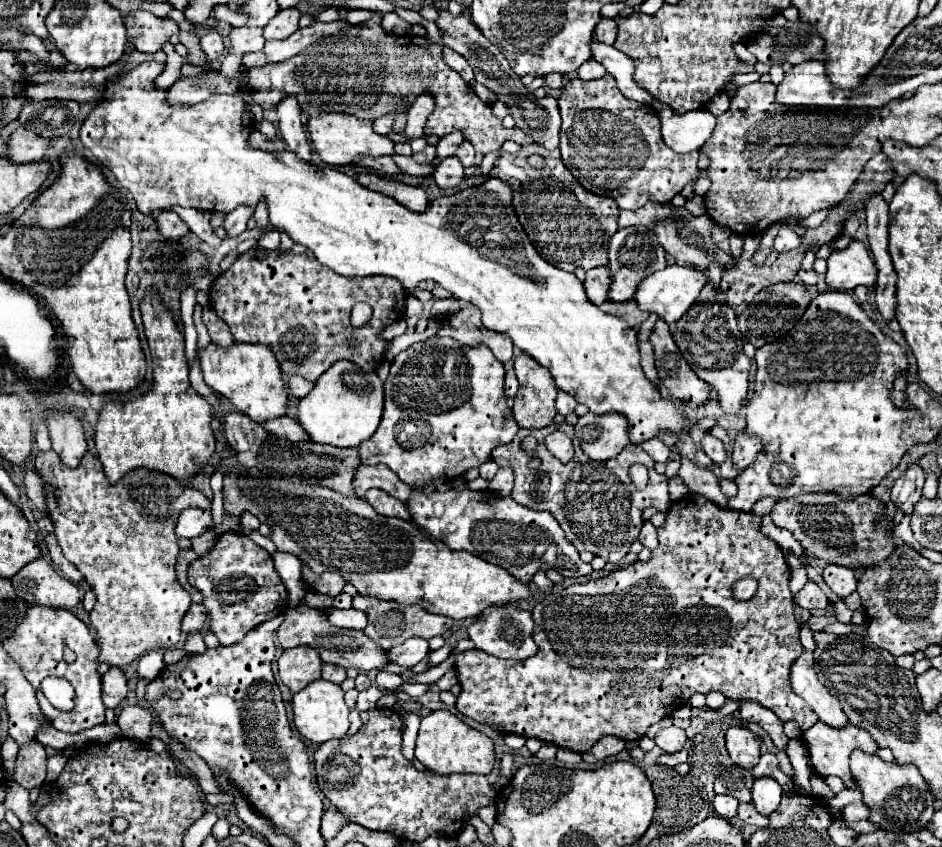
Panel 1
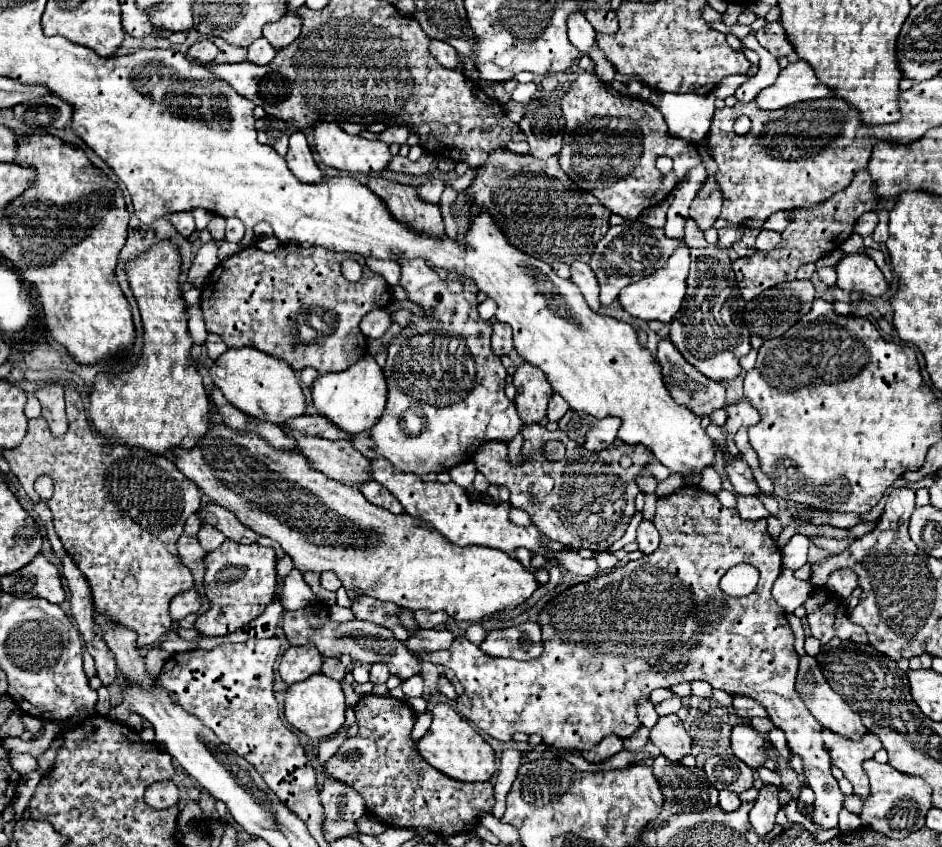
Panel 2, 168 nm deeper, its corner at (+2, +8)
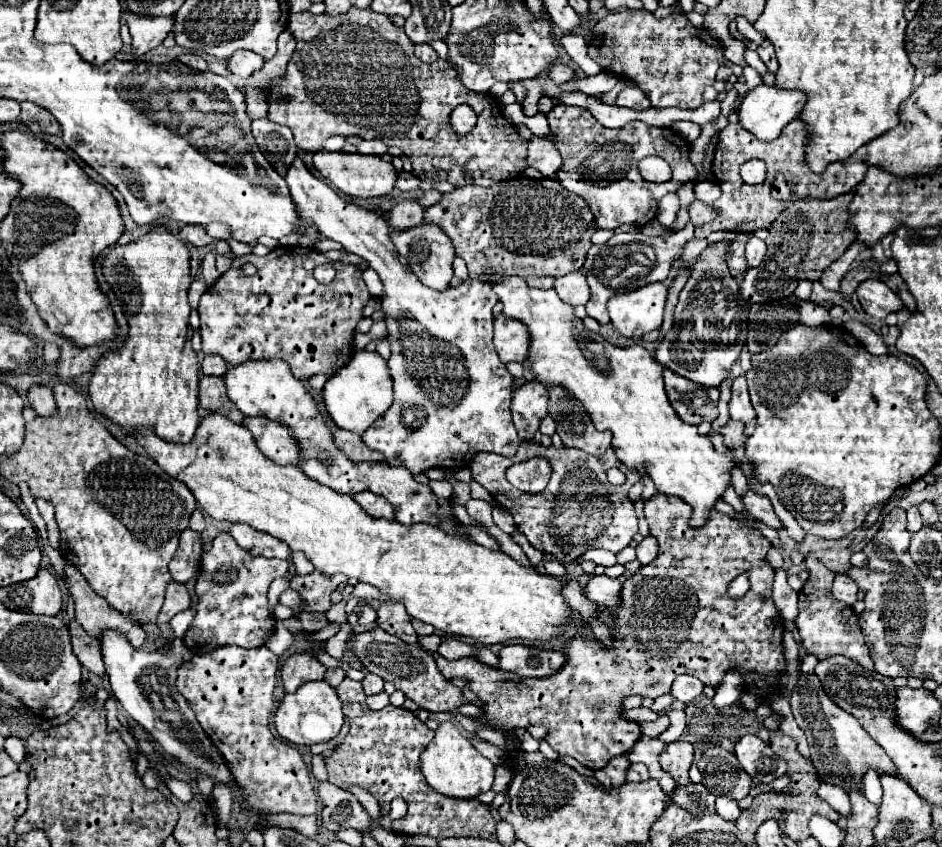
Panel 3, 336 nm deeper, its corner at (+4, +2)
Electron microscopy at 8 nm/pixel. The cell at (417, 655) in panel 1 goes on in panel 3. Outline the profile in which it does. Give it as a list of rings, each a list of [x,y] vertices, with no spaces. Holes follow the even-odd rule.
[[[444,635],[442,637],[442,643],[440,643],[440,647],[438,647],[438,653],[442,655],[442,657],[446,657],[446,659],[460,659],[460,657],[470,657],[470,655],[474,655],[474,647],[472,645],[468,645],[468,643],[464,643],[462,639],[458,639],[458,637],[452,637],[452,635]]]

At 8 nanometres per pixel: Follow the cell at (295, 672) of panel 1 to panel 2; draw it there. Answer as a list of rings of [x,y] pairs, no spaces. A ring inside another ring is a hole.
[[[304,645],[304,647],[290,647],[280,661],[280,677],[292,685],[298,681],[308,679],[310,675],[320,673],[322,667],[322,655],[320,651],[316,651],[316,647],[312,645]]]

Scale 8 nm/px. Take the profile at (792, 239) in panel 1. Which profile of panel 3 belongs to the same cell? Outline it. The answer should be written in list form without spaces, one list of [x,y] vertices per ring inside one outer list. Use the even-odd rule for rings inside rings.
[[[752,237],[746,245],[746,259],[748,259],[748,267],[758,267],[762,263],[766,255],[766,243],[758,237]]]

